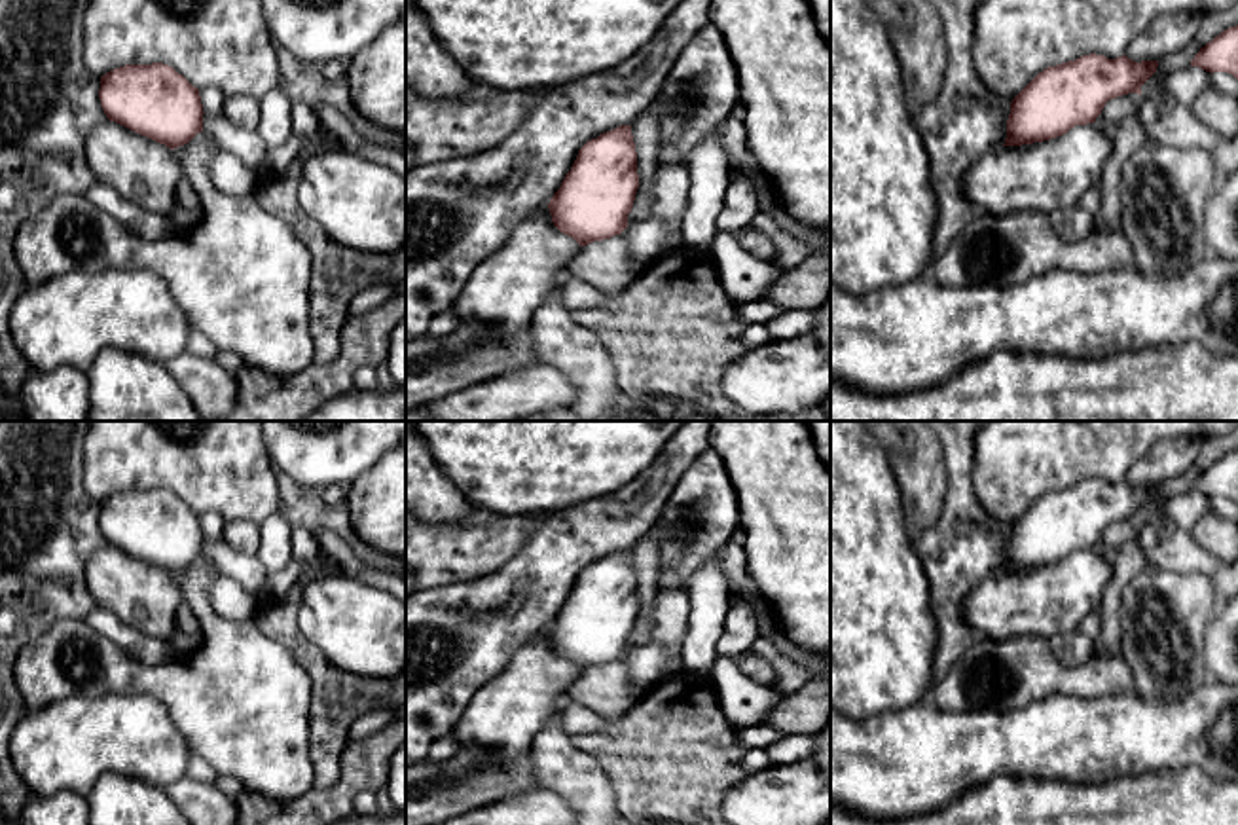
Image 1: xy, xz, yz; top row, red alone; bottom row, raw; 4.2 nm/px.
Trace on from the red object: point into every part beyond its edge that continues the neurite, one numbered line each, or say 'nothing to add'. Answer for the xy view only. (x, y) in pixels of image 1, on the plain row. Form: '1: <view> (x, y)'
1: xy (143, 596)

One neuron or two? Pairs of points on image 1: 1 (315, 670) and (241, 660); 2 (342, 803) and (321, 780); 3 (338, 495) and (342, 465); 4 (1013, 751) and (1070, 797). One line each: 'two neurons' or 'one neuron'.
1: two neurons
2: two neurons
3: two neurons
4: two neurons

